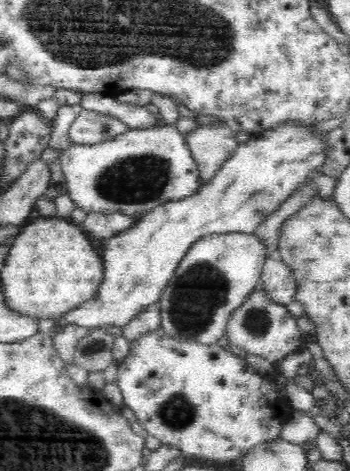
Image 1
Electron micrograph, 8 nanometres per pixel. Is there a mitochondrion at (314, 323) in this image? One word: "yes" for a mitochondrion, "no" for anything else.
no

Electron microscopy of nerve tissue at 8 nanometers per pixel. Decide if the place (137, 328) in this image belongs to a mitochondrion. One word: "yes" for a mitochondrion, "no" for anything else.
no

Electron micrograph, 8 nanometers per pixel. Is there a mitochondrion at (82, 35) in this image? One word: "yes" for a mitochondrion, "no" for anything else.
yes

